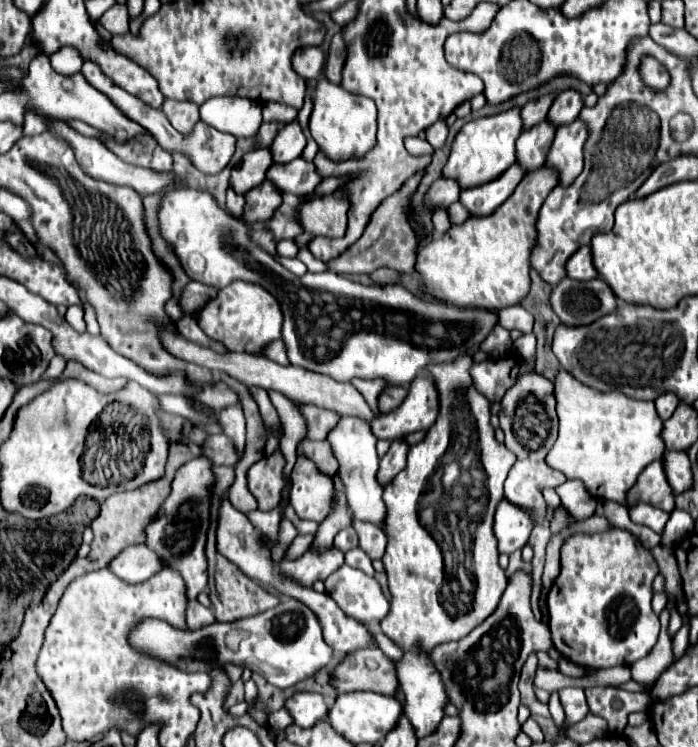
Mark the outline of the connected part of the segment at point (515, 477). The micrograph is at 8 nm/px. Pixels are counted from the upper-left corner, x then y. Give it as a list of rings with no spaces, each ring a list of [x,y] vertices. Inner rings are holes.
[[[535,370],[525,376],[519,376],[515,386],[511,386],[511,390],[501,400],[499,420],[501,420],[501,430],[505,432],[505,446],[517,456],[517,464],[511,468],[509,478],[505,482],[505,500],[519,508],[531,510],[537,518],[551,520],[549,506],[543,498],[543,488],[557,488],[567,480],[561,472],[545,464],[545,456],[557,438],[553,382],[545,380]]]

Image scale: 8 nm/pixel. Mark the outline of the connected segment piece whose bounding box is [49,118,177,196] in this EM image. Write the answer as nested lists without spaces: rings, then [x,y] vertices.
[[[49,118],[49,124],[51,124],[51,132],[55,136],[63,136],[71,148],[75,150],[75,156],[77,156],[77,162],[79,166],[83,168],[85,174],[89,174],[91,178],[97,178],[97,180],[103,180],[103,182],[111,182],[111,184],[119,184],[119,186],[129,186],[133,188],[137,194],[141,196],[147,196],[147,194],[159,194],[163,188],[167,186],[173,186],[177,182],[177,176],[175,172],[155,172],[151,168],[139,168],[139,166],[131,166],[131,164],[125,164],[123,160],[119,160],[117,156],[113,156],[99,140],[95,138],[87,138],[87,136],[81,136],[79,132],[75,132],[73,128],[69,128],[63,120],[57,120],[57,118]]]

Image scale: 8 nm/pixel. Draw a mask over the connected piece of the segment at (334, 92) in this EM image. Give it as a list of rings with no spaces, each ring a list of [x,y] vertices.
[[[321,78],[315,96],[313,96],[313,112],[309,118],[309,130],[319,148],[335,162],[361,158],[375,146],[377,122],[375,122],[375,102],[365,96],[351,94],[337,84],[331,84],[327,78]]]

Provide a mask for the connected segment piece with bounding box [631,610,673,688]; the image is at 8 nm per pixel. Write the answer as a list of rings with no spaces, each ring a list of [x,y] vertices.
[[[663,610],[659,618],[661,618],[661,634],[659,634],[659,640],[657,640],[655,648],[643,660],[637,660],[635,664],[631,664],[631,678],[637,684],[647,686],[647,688],[651,688],[655,684],[655,680],[663,674],[663,670],[667,670],[673,664],[671,636],[667,632],[667,628],[669,628],[669,612]]]

